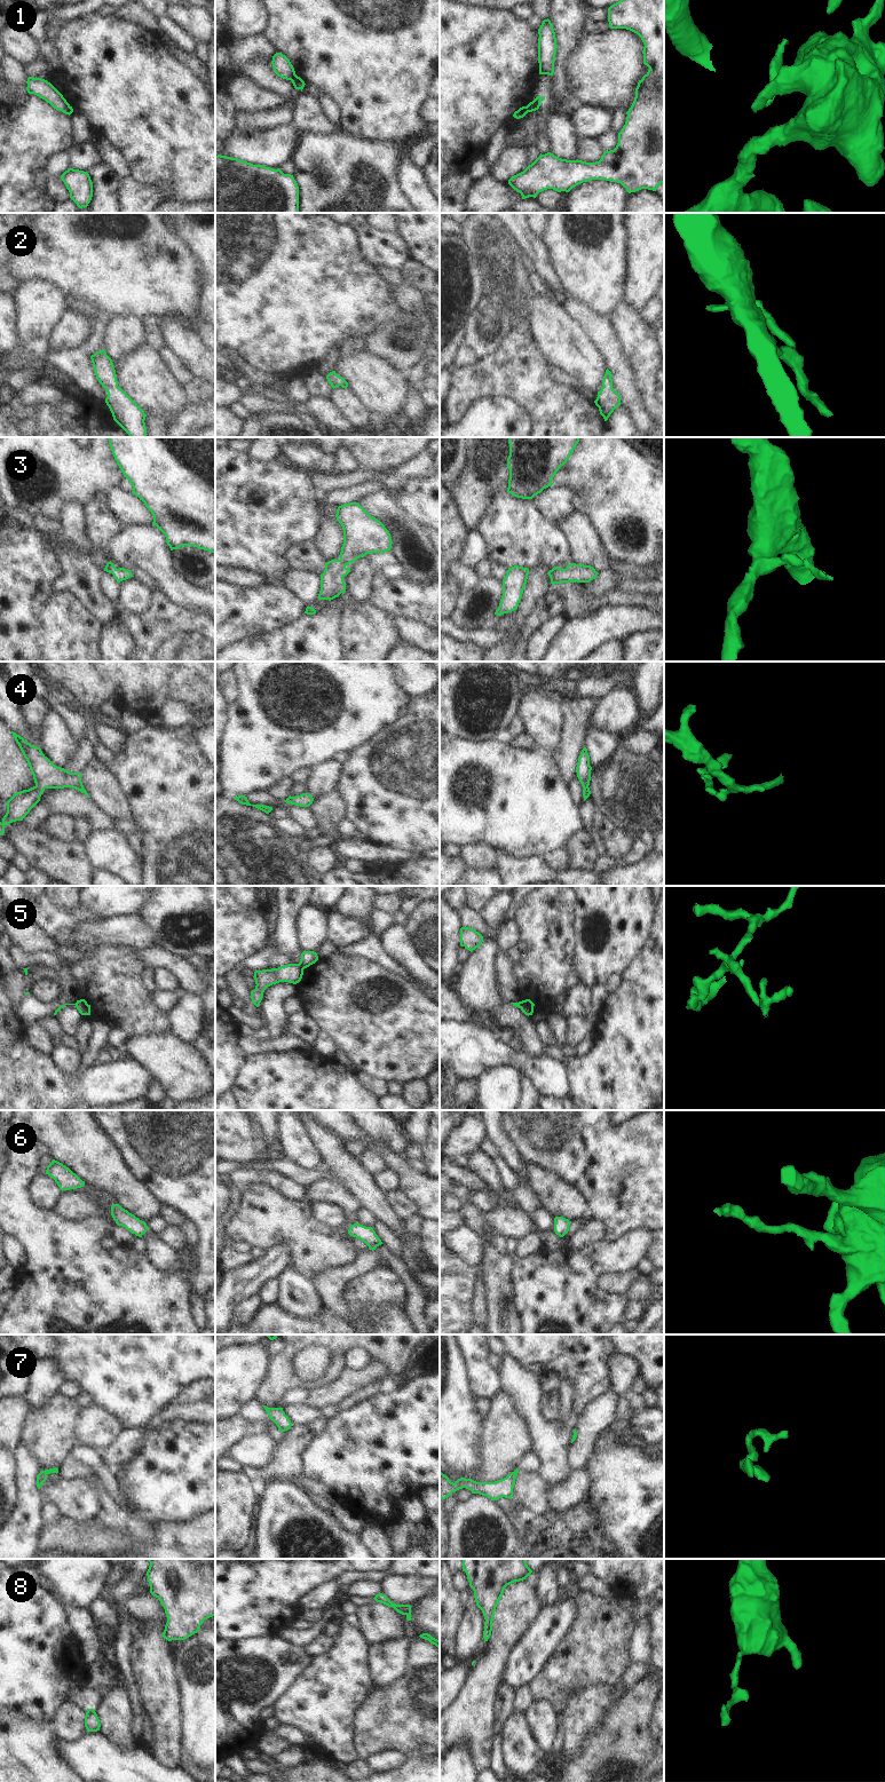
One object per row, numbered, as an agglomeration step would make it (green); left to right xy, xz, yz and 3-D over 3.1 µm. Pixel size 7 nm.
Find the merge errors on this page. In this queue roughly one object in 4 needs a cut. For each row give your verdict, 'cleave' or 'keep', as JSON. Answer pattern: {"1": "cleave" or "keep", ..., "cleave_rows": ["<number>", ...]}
{"1": "cleave", "2": "keep", "3": "keep", "4": "keep", "5": "cleave", "6": "keep", "7": "keep", "8": "keep", "cleave_rows": ["1", "5"]}

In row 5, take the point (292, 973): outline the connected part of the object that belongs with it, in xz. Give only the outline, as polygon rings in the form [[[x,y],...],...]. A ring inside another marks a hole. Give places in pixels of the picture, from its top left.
[[[289,964],[278,968],[262,969],[254,972],[255,989],[251,991],[252,1003],[259,1007],[264,990],[279,982],[289,982],[297,984],[301,981],[303,969],[300,964]]]

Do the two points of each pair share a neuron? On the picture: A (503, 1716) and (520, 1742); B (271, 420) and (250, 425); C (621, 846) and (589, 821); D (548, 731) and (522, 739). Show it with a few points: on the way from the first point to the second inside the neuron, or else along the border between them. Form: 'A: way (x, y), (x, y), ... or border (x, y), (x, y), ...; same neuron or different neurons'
A: border (514, 1710), (500, 1733); different neurons
B: border (262, 413), (259, 417), (259, 425); different neurons
C: border (598, 810), (593, 817), (593, 823); different neurons
D: border (526, 731), (537, 745); different neurons

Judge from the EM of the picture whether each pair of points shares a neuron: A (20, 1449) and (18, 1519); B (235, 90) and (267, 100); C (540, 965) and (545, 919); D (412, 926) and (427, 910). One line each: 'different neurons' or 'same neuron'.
A: same neuron
B: same neuron
C: same neuron
D: same neuron

